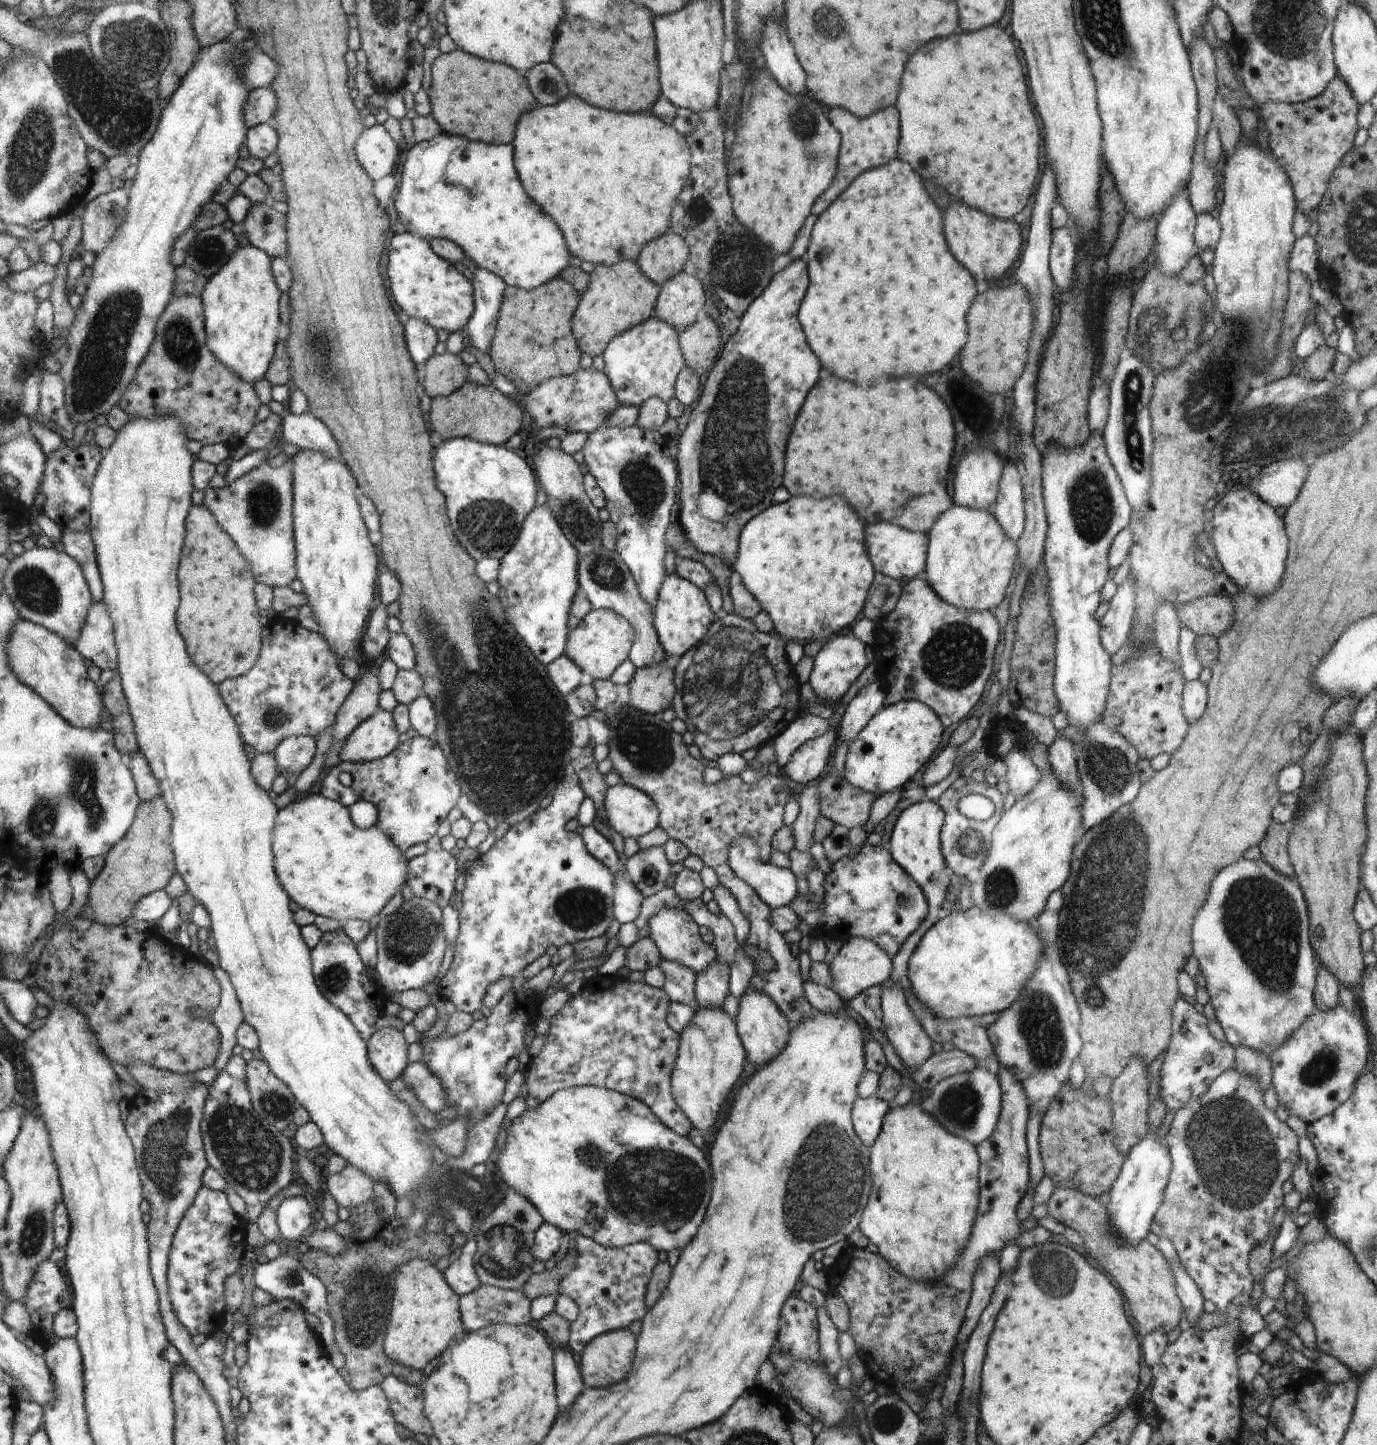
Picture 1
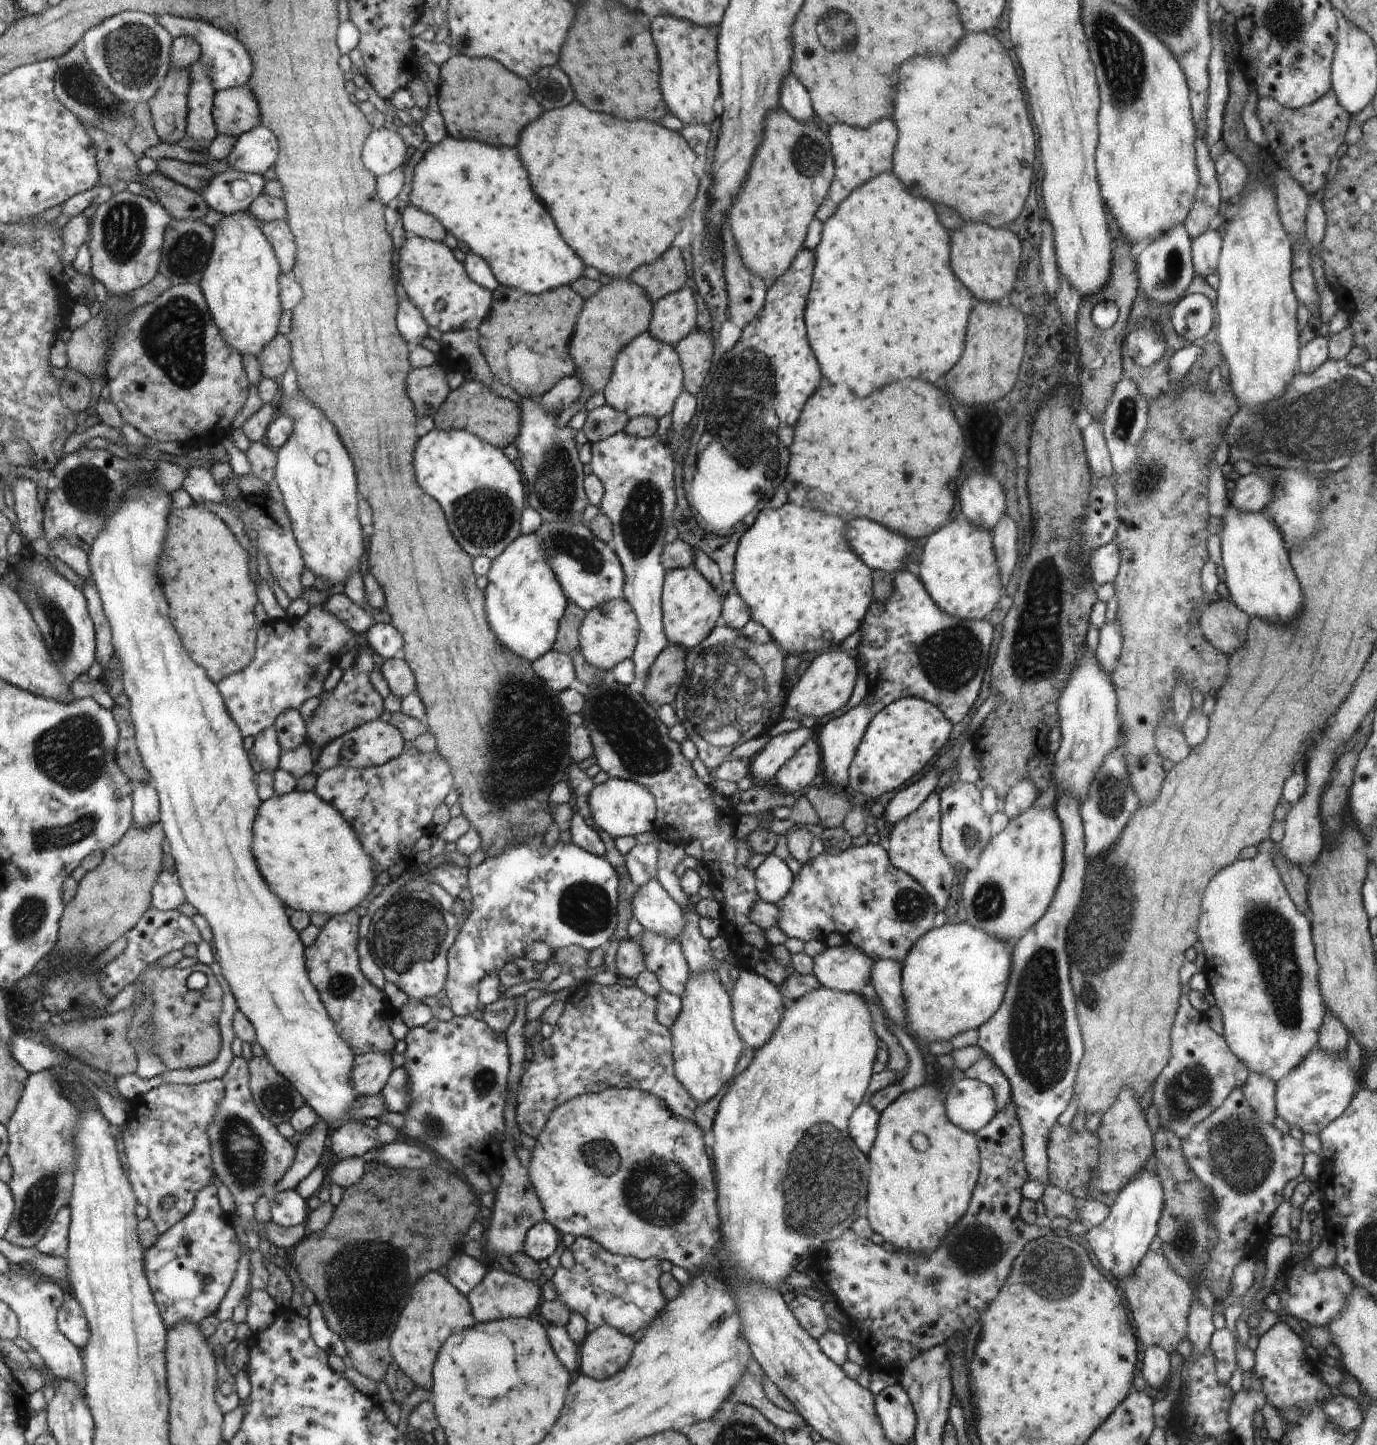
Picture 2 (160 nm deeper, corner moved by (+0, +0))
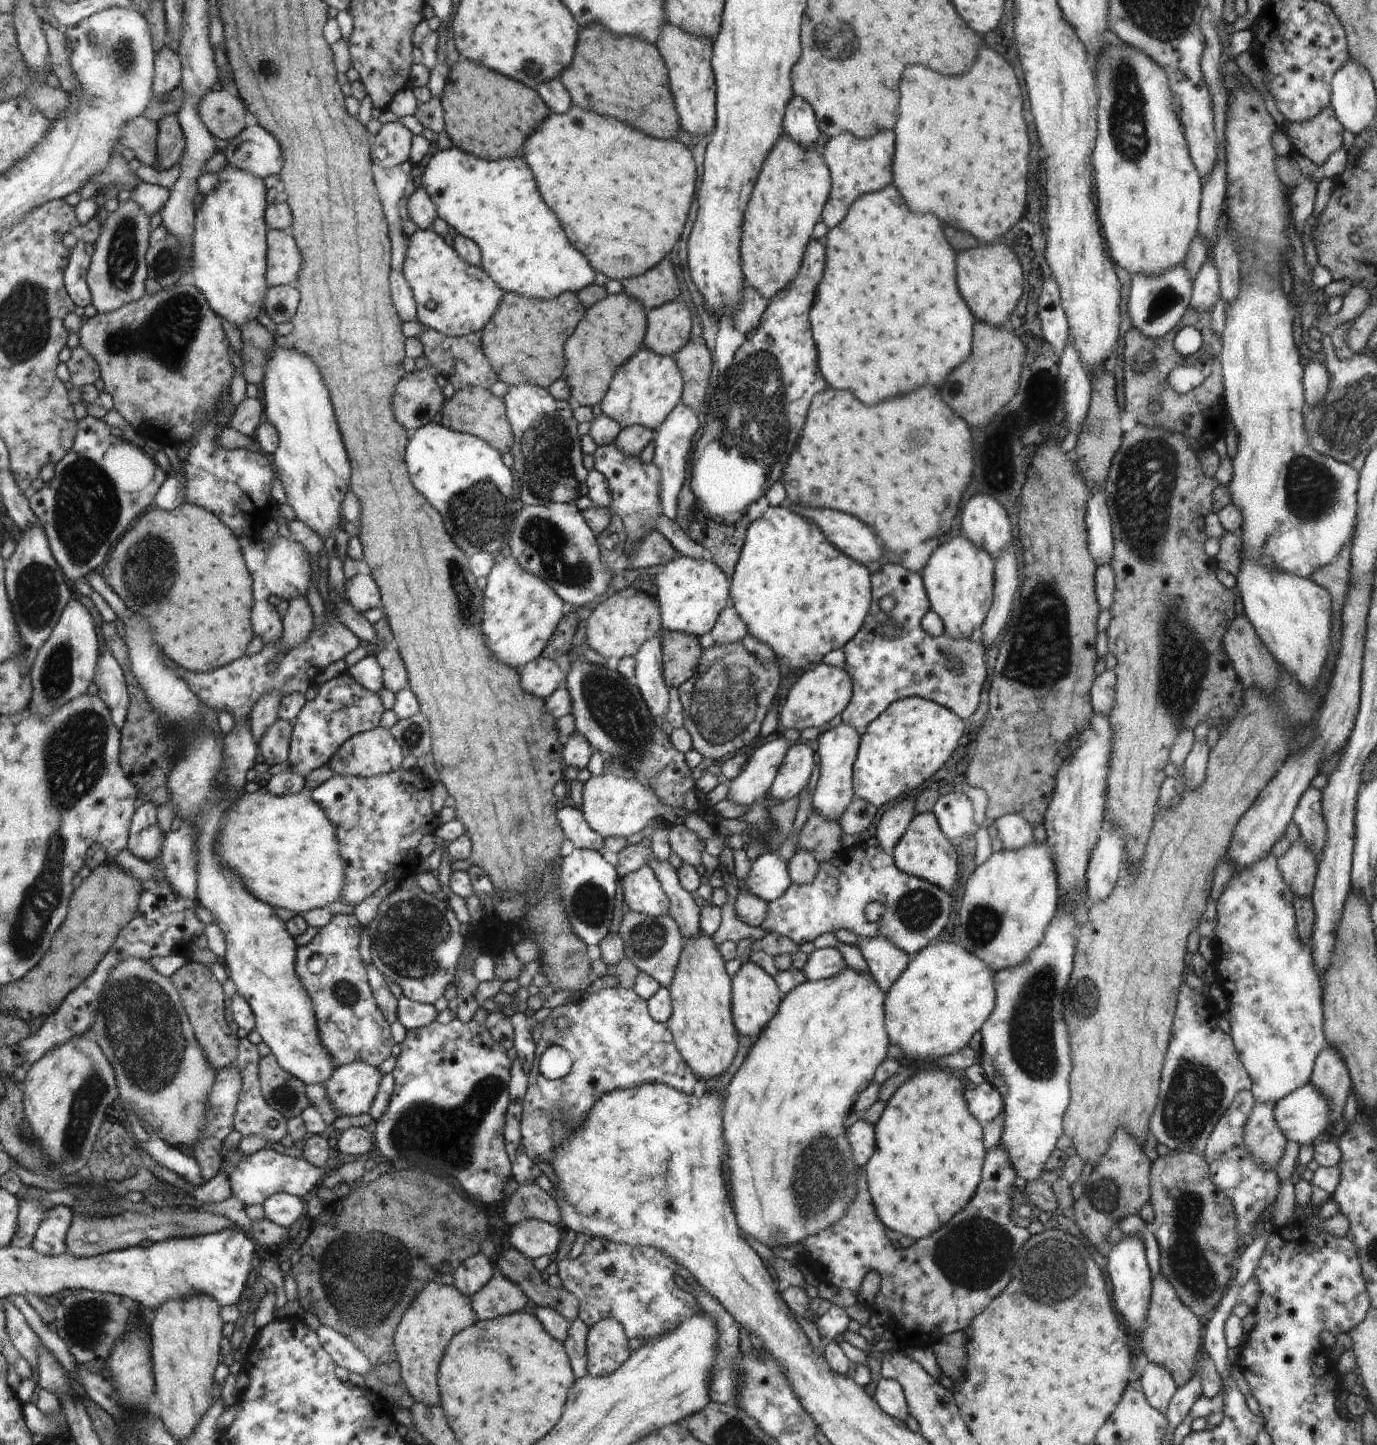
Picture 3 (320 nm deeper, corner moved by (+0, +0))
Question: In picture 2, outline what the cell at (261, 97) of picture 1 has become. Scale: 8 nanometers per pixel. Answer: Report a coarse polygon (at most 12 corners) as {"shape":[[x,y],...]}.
{"shape":[[250,86],[216,92],[218,134],[238,136],[260,122]]}

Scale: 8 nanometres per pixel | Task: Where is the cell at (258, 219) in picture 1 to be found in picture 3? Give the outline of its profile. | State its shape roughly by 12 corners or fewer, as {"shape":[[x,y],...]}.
{"shape":[[270,229],[268,283],[294,284],[303,258],[293,236]]}

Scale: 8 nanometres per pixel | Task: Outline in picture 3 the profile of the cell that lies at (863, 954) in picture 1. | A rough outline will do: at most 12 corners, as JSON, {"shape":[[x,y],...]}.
{"shape":[[822,948],[808,955],[807,981],[836,978],[847,968],[840,950]]}

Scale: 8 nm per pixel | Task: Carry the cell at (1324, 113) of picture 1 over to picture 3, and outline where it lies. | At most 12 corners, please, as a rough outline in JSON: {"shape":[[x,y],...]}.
{"shape":[[1331,105],[1311,120],[1276,122],[1291,150],[1316,166],[1343,144]]}

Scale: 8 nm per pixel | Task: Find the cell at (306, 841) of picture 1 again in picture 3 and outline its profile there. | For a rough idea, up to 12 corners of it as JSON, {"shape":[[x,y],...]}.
{"shape":[[242,792],[216,842],[248,892],[338,902],[334,828],[305,792]]}

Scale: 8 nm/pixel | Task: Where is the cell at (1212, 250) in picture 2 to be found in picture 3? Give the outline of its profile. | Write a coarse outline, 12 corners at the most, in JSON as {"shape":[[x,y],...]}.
{"shape":[[1202,262],[1194,278],[1191,306],[1213,310],[1220,300],[1218,266]]}

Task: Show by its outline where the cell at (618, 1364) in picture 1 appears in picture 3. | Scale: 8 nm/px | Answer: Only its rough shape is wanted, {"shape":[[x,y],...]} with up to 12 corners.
{"shape":[[604,1318],[589,1328],[587,1375],[606,1377],[629,1361],[622,1326]]}

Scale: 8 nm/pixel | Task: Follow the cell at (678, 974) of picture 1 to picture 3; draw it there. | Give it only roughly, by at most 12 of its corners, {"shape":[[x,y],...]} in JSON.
{"shape":[[628,912],[625,958],[668,989],[684,950],[670,915]]}

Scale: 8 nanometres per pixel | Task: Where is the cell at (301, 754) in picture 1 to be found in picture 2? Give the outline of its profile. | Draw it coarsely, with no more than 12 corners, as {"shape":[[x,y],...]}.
{"shape":[[284,710],[273,728],[281,750],[307,741],[299,710]]}

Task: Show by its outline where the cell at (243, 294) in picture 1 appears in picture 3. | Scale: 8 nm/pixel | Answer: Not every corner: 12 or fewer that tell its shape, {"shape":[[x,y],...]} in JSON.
{"shape":[[228,165],[197,212],[192,282],[239,329],[271,289],[266,188]]}

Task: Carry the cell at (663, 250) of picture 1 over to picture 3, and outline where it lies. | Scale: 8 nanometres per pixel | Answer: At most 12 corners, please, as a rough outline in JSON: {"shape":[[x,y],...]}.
{"shape":[[674,262],[625,279],[623,293],[646,310],[680,294]]}

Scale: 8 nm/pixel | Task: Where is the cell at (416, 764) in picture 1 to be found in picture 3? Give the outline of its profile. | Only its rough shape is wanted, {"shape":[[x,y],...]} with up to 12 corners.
{"shape":[[417,766],[308,793],[344,854],[342,903],[415,874],[438,826]]}

